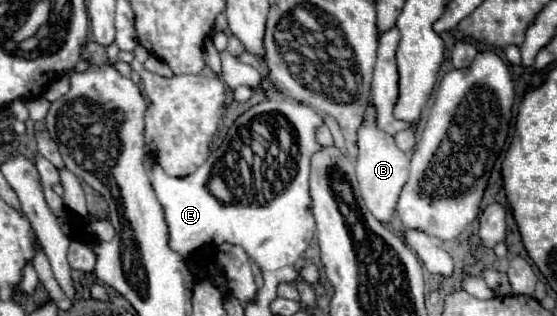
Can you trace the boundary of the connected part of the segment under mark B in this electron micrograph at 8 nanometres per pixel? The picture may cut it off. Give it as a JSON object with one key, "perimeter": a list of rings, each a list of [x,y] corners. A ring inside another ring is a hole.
{"perimeter":[[[369,106],[369,112],[365,116],[365,128],[361,128],[357,144],[359,144],[357,180],[359,180],[361,196],[363,196],[369,212],[379,222],[389,224],[393,214],[395,214],[395,206],[397,206],[401,188],[405,186],[405,182],[409,178],[409,156],[397,148],[393,136],[375,128],[375,108],[373,106]]]}

